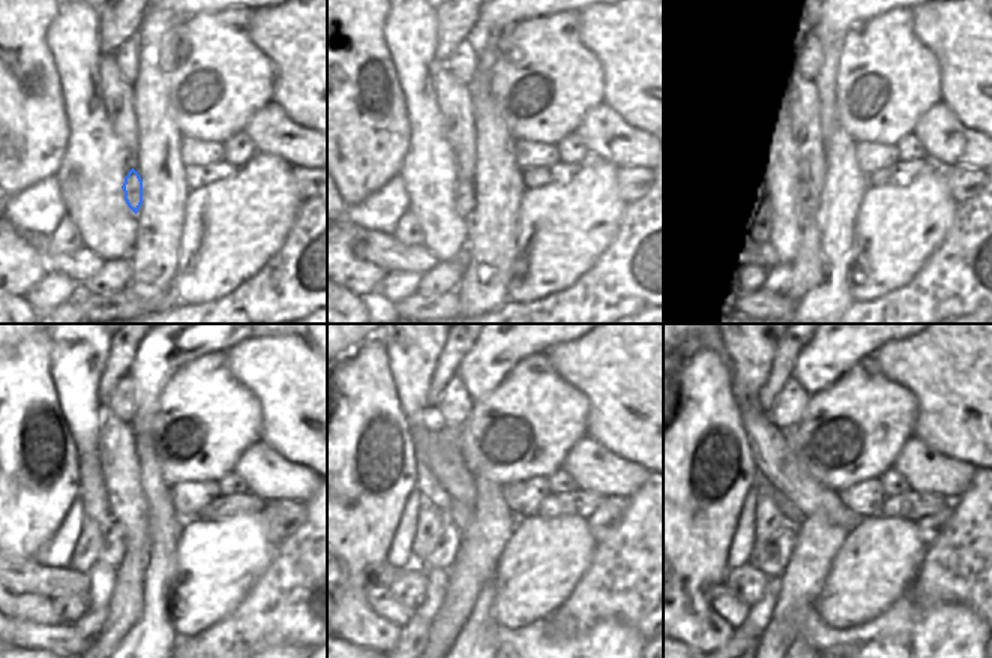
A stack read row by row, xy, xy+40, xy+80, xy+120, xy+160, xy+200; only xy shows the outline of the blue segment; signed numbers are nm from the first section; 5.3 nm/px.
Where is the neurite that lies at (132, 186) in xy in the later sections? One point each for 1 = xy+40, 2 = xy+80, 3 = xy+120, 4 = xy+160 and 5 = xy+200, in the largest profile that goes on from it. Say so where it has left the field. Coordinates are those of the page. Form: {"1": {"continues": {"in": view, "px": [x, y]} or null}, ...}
{"1": {"continues": {"in": "xy+40", "px": [464, 191]}}, "2": {"continues": {"in": "xy+80", "px": [796, 198]}}, "3": {"continues": {"in": "xy+120", "px": [111, 550]}}, "4": {"continues": {"in": "xy+160", "px": [443, 555]}}, "5": {"continues": {"in": "xy+200", "px": [770, 558]}}}

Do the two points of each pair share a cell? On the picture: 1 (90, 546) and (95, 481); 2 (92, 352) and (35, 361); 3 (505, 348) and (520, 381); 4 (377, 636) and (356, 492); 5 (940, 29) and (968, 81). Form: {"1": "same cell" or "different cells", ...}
{"1": "different cells", "2": "different cells", "3": "different cells", "4": "same cell", "5": "same cell"}

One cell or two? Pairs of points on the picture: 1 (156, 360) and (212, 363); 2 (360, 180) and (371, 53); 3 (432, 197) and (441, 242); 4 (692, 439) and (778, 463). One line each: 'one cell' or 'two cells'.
1: two cells
2: one cell
3: one cell
4: two cells

